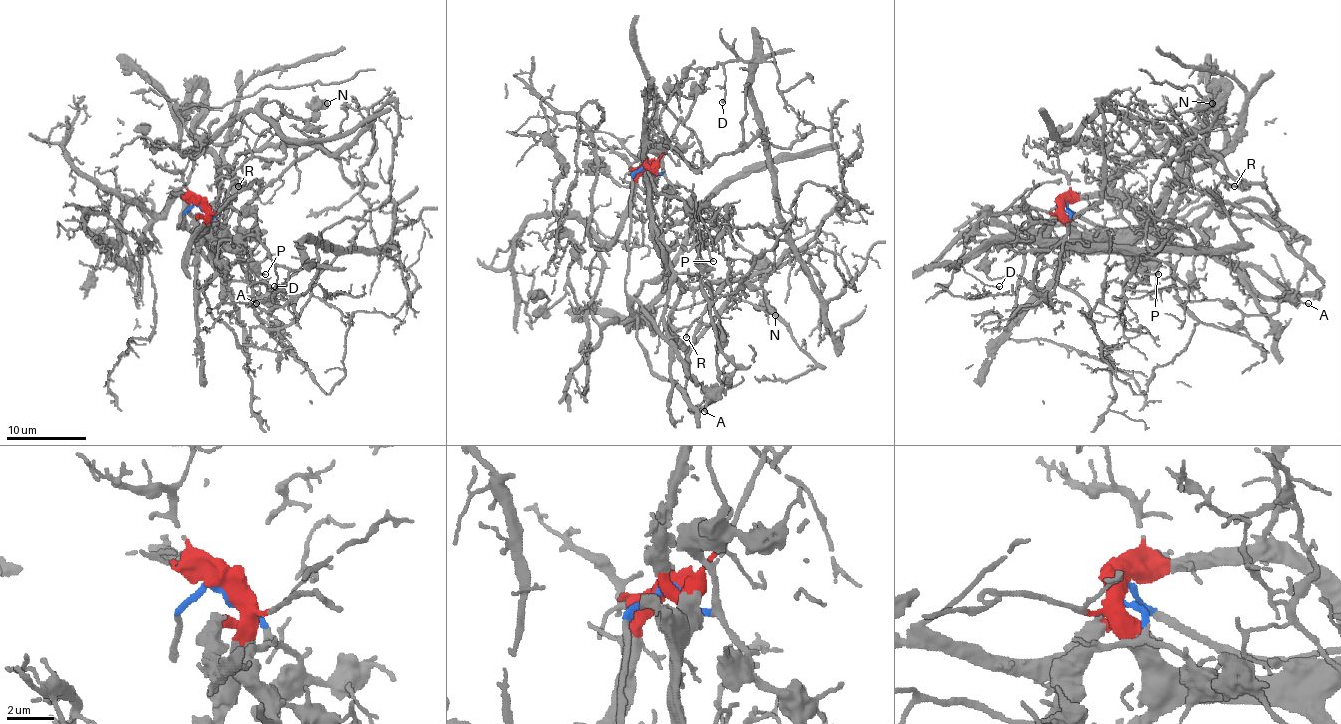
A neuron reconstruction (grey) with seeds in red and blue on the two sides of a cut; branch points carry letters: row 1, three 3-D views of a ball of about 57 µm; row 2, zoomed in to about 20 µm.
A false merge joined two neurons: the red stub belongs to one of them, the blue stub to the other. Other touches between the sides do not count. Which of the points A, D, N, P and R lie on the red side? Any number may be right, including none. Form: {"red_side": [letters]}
{"red_side": ["D", "N", "R"]}

